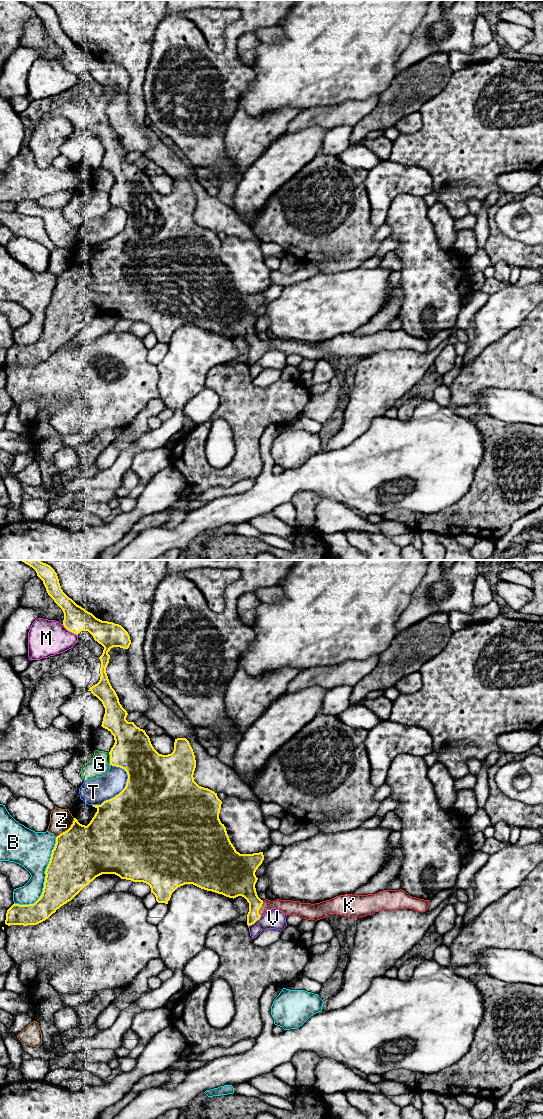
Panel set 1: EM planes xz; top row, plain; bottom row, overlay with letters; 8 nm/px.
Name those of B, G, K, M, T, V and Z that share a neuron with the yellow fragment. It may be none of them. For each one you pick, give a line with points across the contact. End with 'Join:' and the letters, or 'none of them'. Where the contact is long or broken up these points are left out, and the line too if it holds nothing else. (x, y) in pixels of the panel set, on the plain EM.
K: way xz (242, 322), (253, 340), (260, 347), (267, 344), (288, 347)
Join: K

